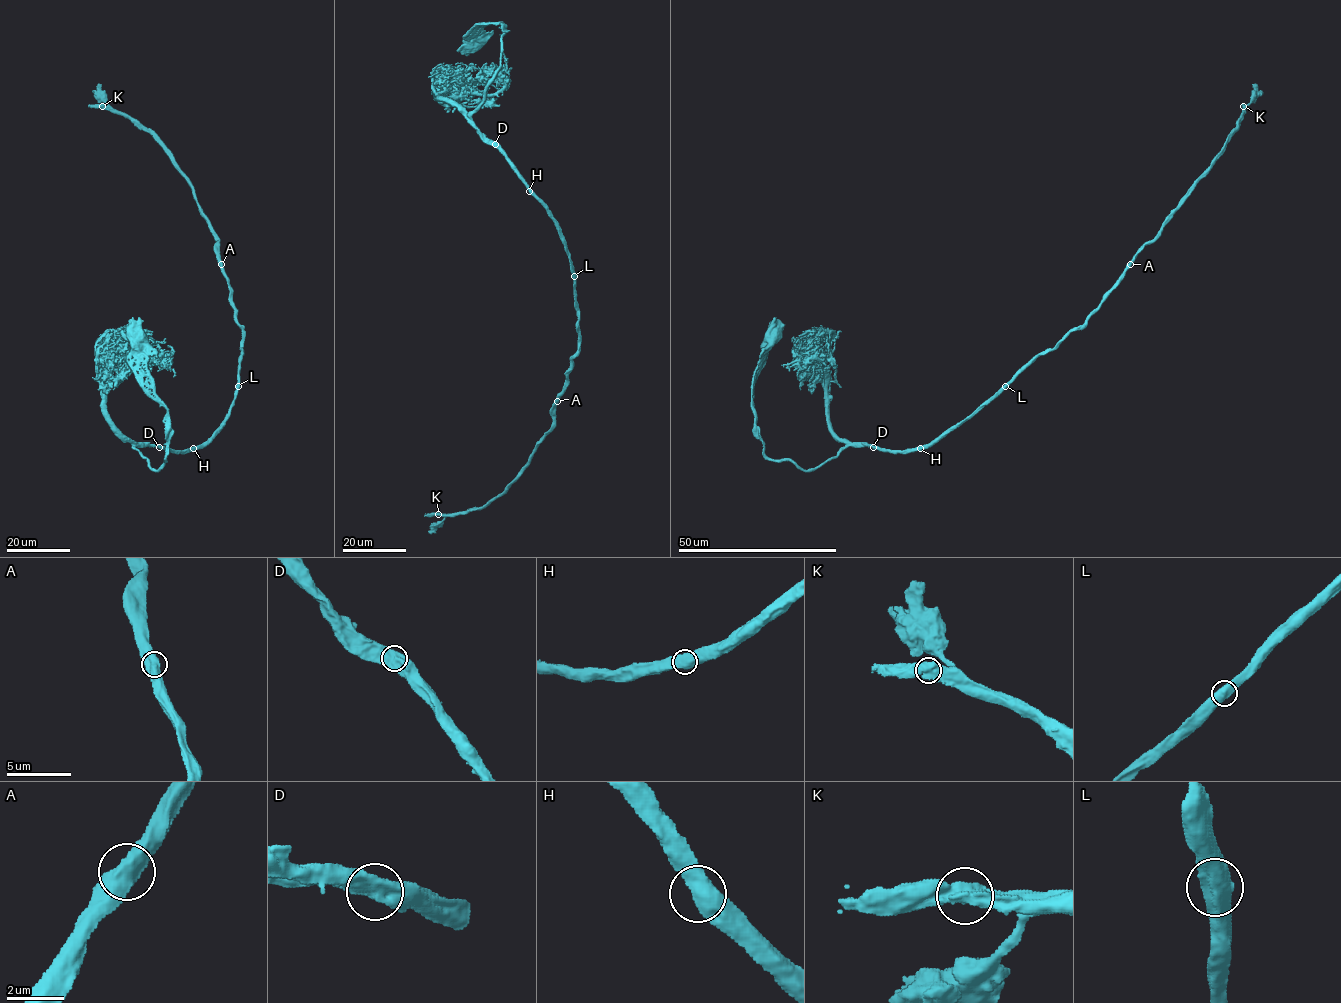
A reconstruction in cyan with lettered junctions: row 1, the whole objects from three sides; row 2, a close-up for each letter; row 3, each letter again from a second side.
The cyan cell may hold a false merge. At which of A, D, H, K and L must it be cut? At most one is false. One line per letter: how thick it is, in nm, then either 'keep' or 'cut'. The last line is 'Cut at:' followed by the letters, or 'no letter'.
A: calibre 650 nm; keep
D: calibre 700 nm; keep
H: calibre 650 nm; keep
K: calibre 700 nm; keep
L: calibre 750 nm; keep
Cut at: no letter

